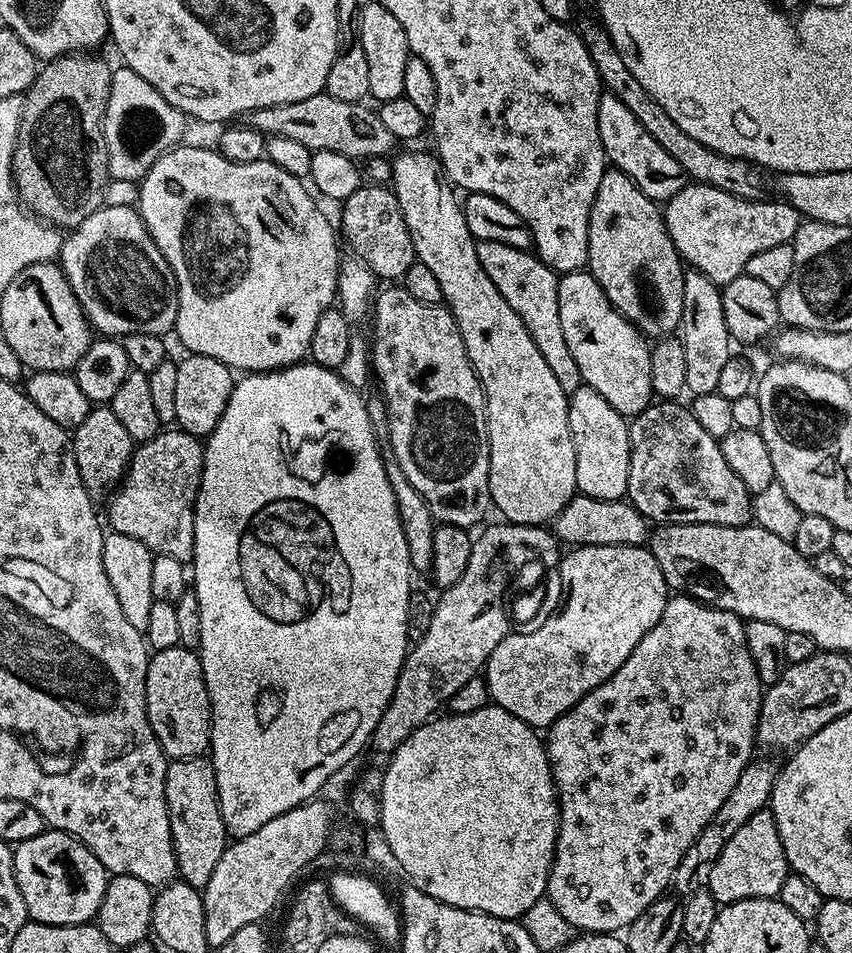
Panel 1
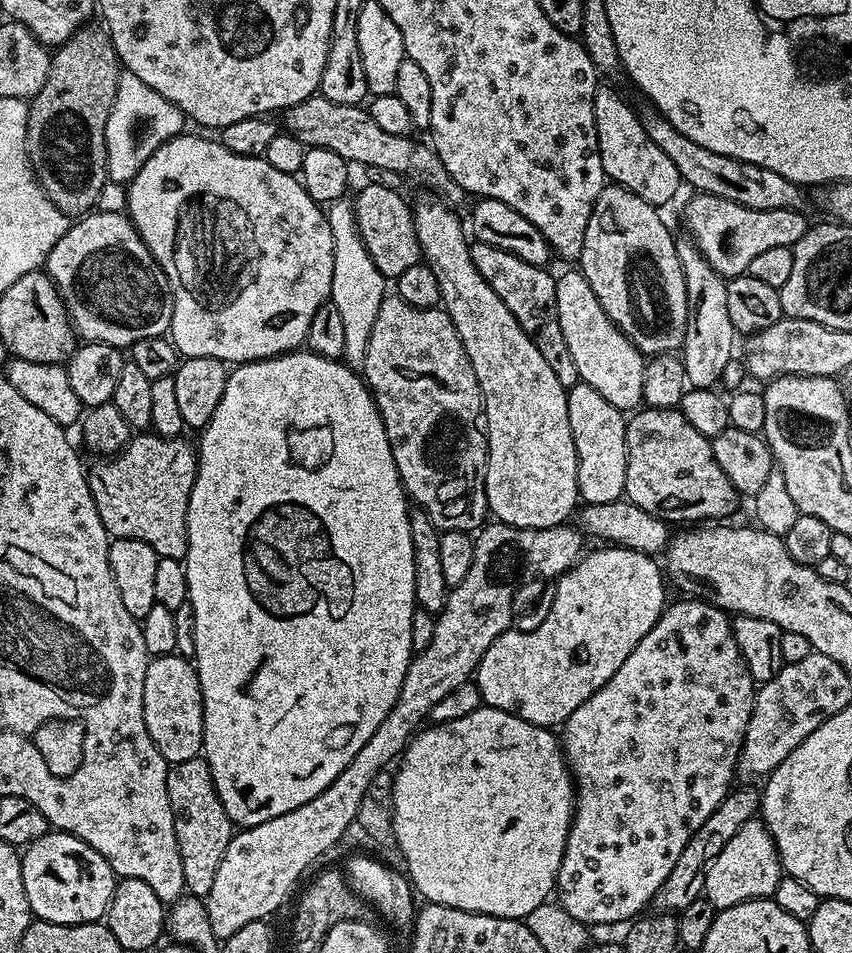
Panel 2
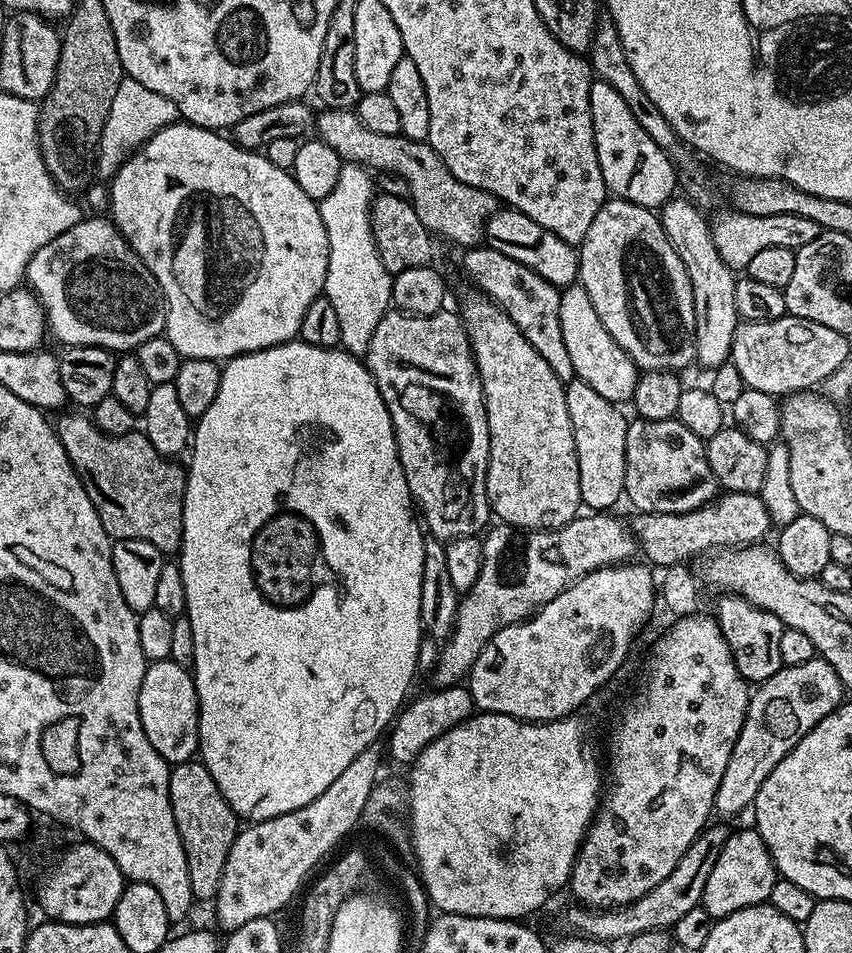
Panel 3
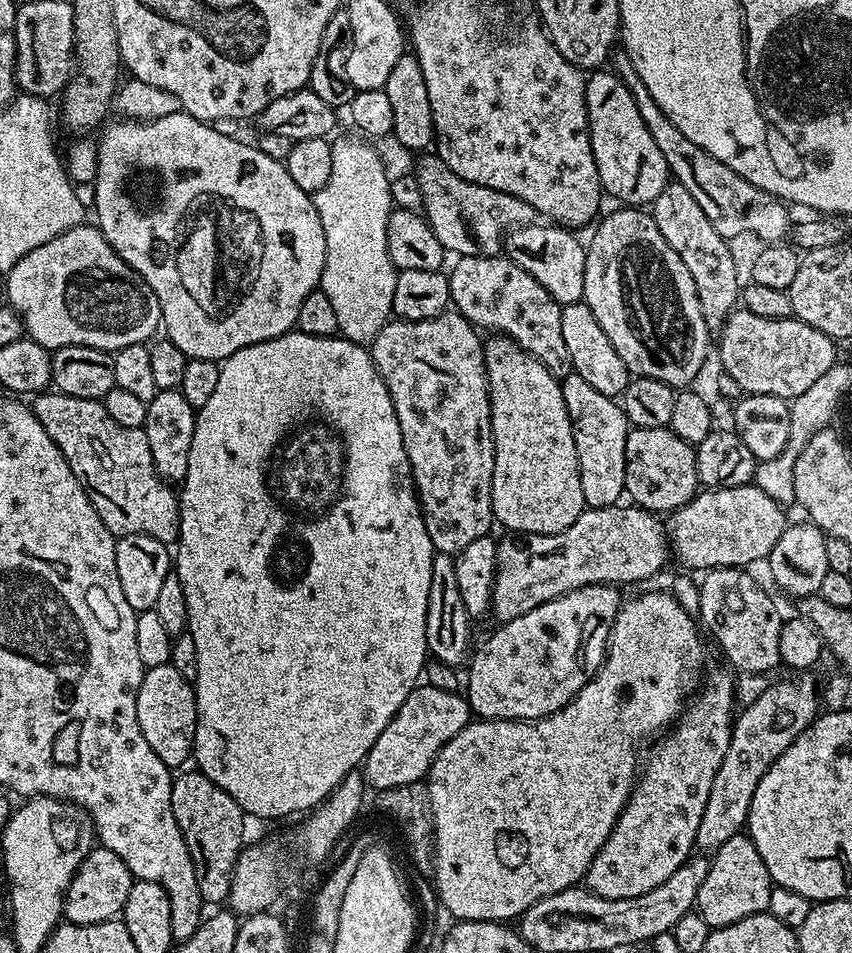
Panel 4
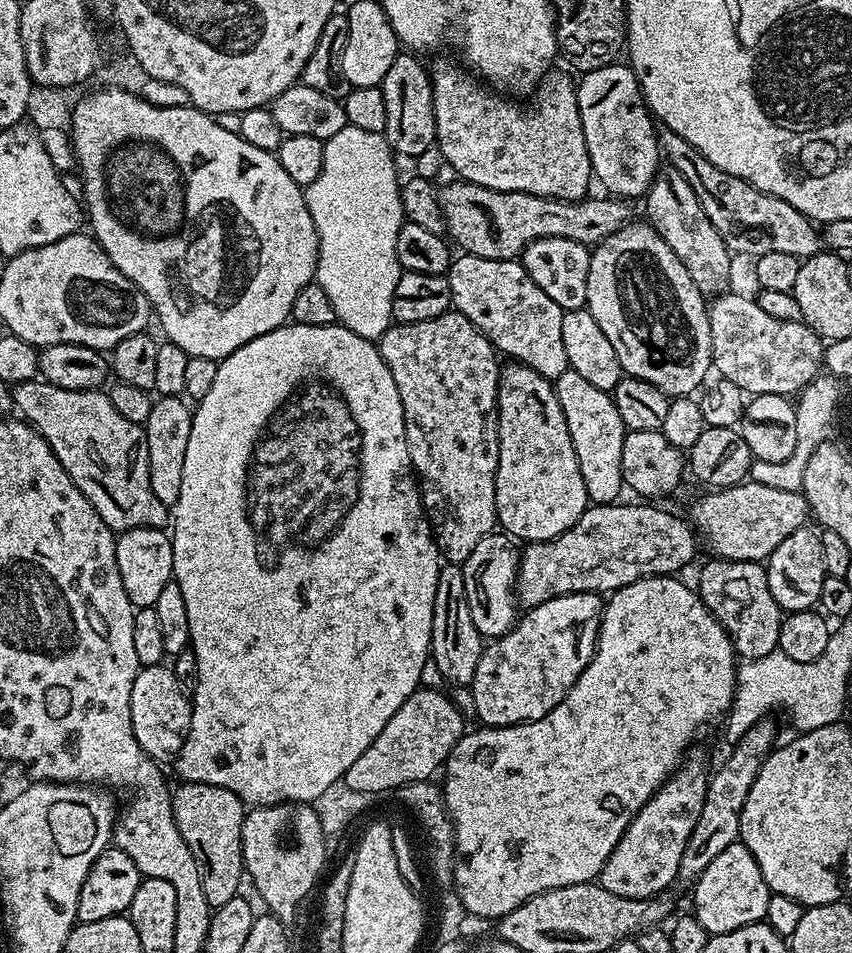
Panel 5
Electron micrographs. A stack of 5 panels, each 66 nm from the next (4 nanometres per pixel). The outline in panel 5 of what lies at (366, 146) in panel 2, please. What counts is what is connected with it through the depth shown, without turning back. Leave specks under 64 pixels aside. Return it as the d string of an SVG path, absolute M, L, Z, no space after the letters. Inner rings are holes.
M459 178L453 181L453 184L439 189L444 226L451 243L455 247L457 244L461 253L478 258L514 260L530 242L547 236L570 238L579 244L595 246L610 238L610 234L614 234L630 220L629 205L620 198L585 198L579 202L551 200L525 192L490 190L486 186L471 184Z

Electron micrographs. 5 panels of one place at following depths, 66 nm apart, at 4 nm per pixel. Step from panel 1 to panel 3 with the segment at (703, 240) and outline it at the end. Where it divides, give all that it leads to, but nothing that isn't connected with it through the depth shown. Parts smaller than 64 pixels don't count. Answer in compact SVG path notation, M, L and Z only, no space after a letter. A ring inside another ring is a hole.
M729 210L720 212L710 220L710 235L717 254L734 270L747 269L748 263L766 246L786 246L790 249L806 246L806 242L814 242L820 236L822 229L818 222L810 222L810 218L801 218L799 214L770 214L755 216Z

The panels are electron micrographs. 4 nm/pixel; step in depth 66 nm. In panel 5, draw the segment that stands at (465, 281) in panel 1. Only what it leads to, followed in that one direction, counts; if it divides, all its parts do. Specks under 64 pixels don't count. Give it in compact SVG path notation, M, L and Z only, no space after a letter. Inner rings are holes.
M505 363L500 370L495 414L496 437L500 447L496 471L496 518L499 527L509 537L523 542L552 540L562 535L574 526L574 522L578 522L578 518L582 518L584 511L590 507L590 501L562 406L558 406L553 381L542 378L524 364Z

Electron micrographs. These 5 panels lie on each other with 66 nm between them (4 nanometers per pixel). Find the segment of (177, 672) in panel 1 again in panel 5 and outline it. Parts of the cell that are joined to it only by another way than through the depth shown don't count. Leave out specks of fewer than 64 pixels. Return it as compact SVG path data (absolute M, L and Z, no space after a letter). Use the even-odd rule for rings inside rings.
M158 663L141 668L134 678L134 690L130 690L130 722L134 726L134 738L138 738L138 746L142 746L151 760L172 762L182 750L182 742L186 742L192 702L189 693L184 693L185 685L175 677L173 669L164 667L163 663Z

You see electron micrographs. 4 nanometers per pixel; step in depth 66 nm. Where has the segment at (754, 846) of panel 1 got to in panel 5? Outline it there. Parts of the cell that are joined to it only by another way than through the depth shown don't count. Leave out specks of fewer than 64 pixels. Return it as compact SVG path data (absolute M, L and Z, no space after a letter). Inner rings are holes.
M739 842L726 846L726 850L722 850L722 854L718 854L718 858L714 858L714 862L702 870L702 874L694 881L694 888L696 893L692 896L691 911L698 922L706 926L709 936L761 923L773 895L766 878L762 878L762 870L754 854L750 854L746 845Z

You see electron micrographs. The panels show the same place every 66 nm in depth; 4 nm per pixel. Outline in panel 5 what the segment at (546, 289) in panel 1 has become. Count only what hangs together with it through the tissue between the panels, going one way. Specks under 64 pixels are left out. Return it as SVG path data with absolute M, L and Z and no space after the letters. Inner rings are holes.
M460 254L448 265L446 275L452 308L462 313L497 353L505 352L509 361L524 364L553 382L569 371L566 345L562 342L564 308L530 278L519 259L491 260Z

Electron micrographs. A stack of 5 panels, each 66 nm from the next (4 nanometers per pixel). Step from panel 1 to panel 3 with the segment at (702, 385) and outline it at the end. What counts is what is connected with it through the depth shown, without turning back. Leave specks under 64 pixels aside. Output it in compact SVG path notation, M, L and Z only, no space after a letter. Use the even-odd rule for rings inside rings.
M673 198L659 209L660 224L664 228L670 246L682 258L686 274L690 278L690 290L694 294L694 318L696 319L696 358L695 363L704 368L727 365L731 354L731 343L737 324L741 322L734 306L734 286L738 276L717 254L712 244L709 225L699 207L687 198Z

